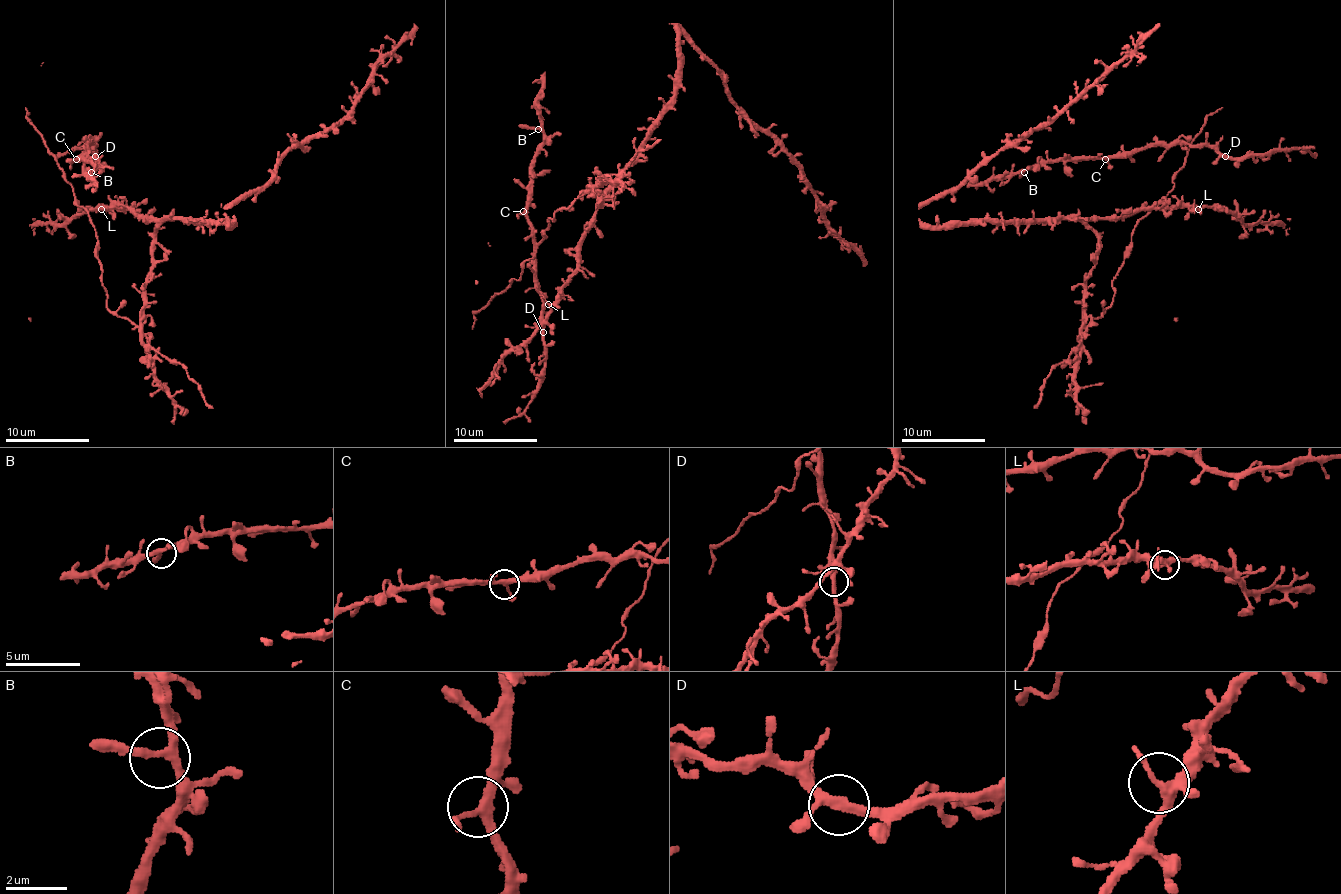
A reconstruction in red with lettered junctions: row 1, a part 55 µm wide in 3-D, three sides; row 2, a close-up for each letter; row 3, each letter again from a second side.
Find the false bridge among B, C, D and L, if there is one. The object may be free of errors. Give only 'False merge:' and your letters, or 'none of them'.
False merge: none of them

